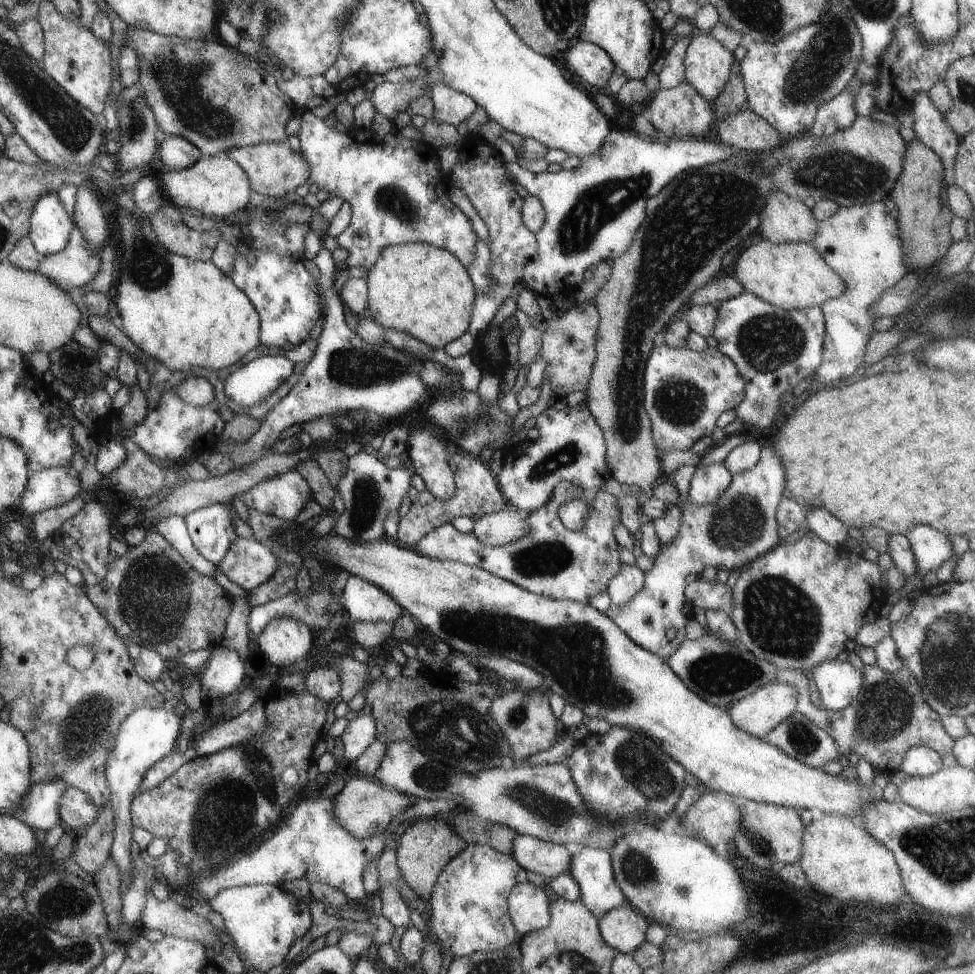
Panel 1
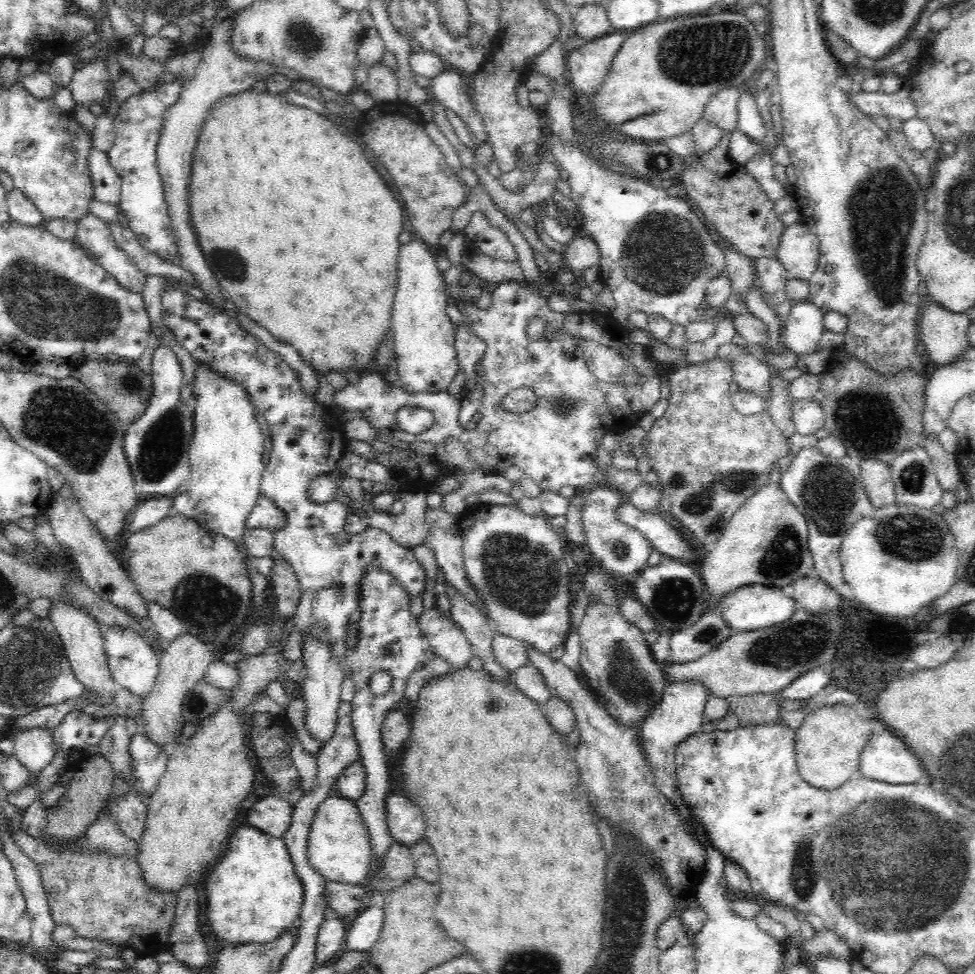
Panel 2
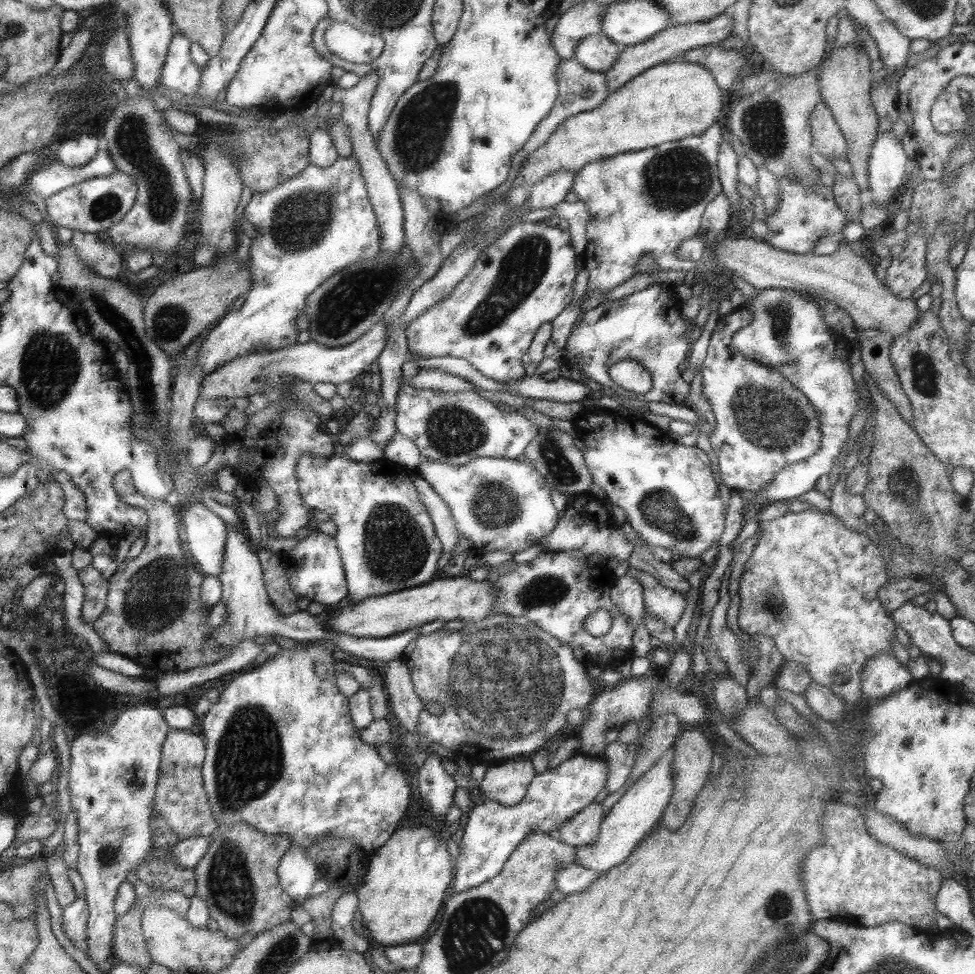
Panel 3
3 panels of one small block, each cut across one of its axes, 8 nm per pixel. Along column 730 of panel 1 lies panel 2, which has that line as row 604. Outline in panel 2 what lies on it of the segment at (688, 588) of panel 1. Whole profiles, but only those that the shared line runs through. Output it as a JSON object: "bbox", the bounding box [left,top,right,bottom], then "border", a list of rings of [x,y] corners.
{"bbox":[578,600,670,726],"border":[[[592,600],[588,602],[588,610],[578,628],[578,634],[580,634],[580,666],[588,682],[588,688],[592,688],[594,694],[602,696],[604,708],[608,710],[610,716],[614,716],[618,722],[626,726],[638,726],[652,712],[652,708],[656,708],[656,704],[662,702],[662,696],[666,688],[670,686],[670,682],[664,676],[664,668],[654,664],[652,648],[644,640],[644,632],[640,632],[630,622],[626,622],[620,610],[614,608],[612,604],[602,604],[602,602]]]}

